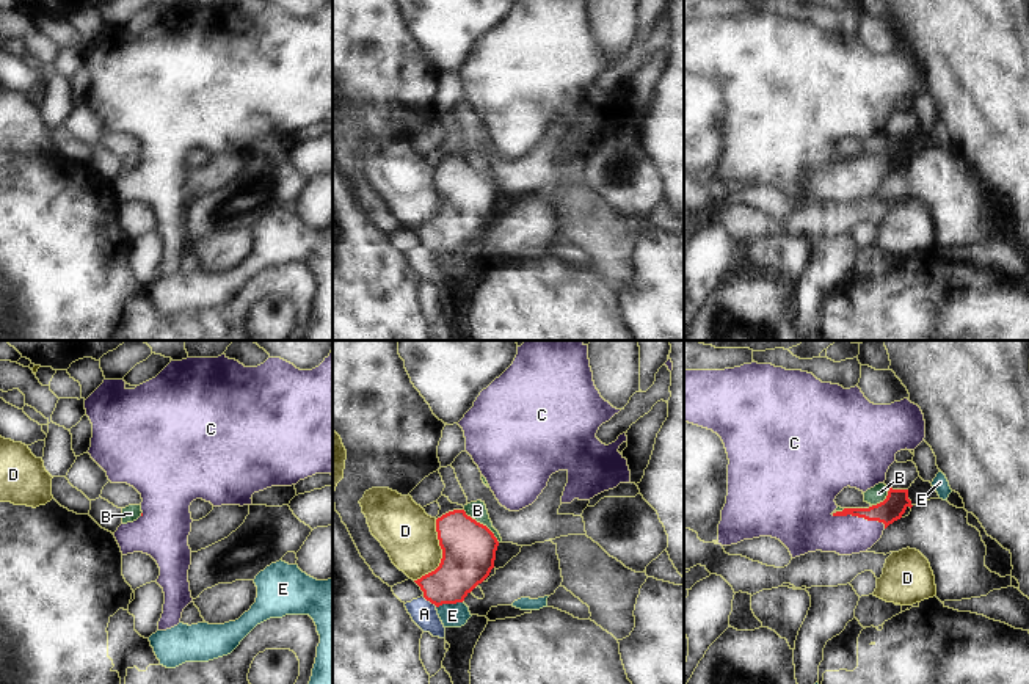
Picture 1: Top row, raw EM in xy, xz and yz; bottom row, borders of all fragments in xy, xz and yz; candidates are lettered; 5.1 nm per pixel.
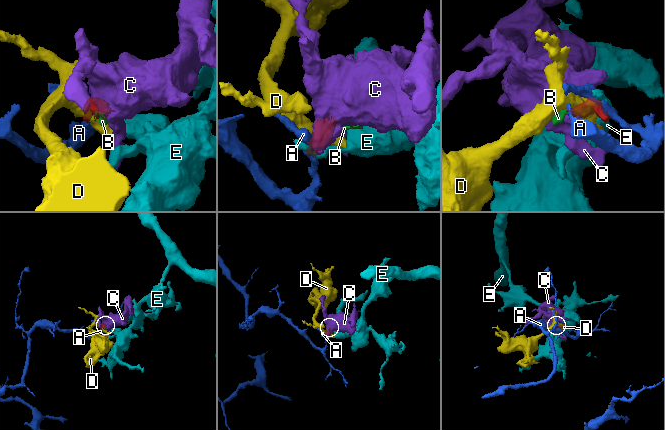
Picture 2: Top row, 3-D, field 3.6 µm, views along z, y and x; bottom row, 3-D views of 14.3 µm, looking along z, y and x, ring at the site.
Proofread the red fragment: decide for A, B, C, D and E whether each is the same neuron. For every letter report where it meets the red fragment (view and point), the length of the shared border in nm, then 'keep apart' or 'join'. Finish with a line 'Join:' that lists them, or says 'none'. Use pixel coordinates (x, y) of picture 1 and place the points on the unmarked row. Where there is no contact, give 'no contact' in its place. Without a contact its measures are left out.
A: contact xz (430, 250); length 90 nm; keep apart
B: contact xz (482, 173); length 260 nm; keep apart
C: contact yz (860, 165); length 280 nm; join
D: contact xz (443, 203); length 340 nm; keep apart
E: contact xz (449, 251); length 140 nm; keep apart
Join: C

